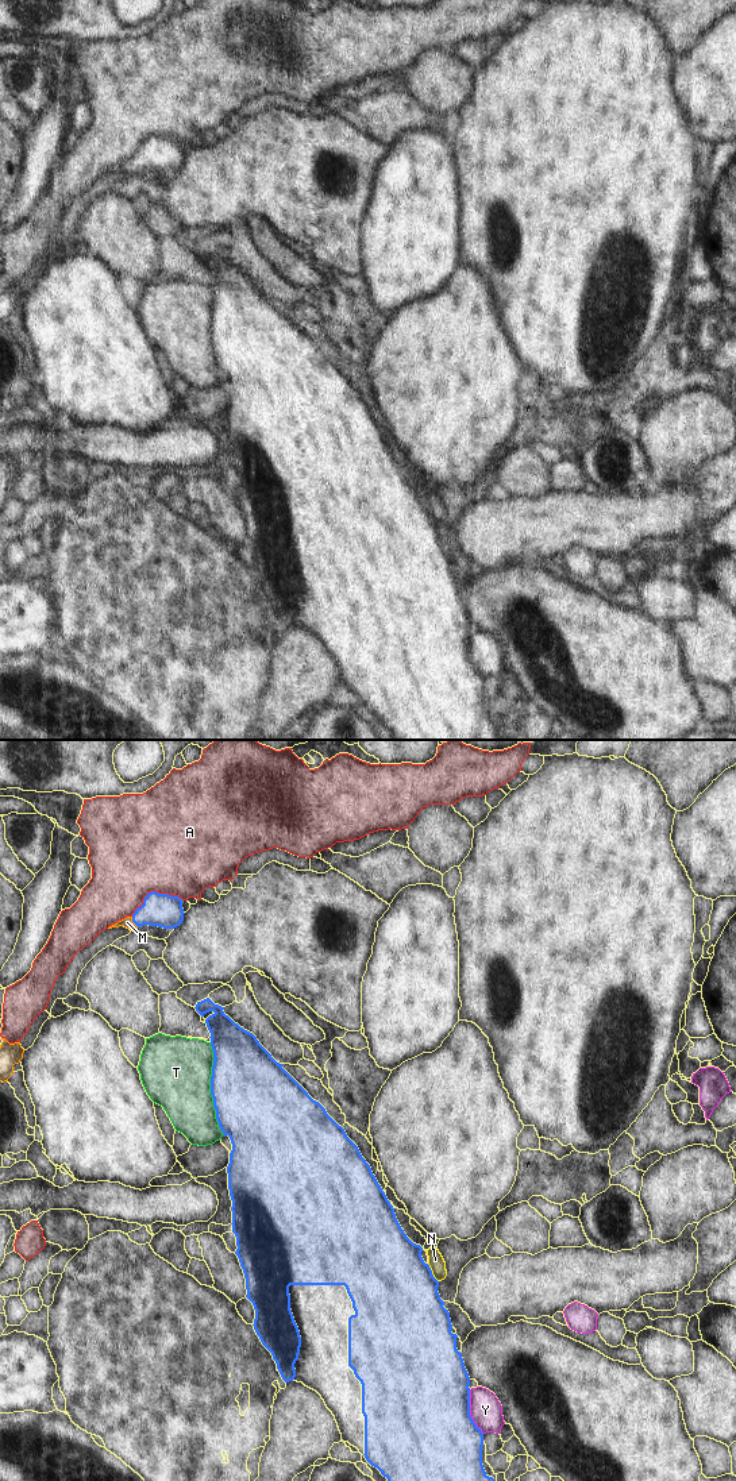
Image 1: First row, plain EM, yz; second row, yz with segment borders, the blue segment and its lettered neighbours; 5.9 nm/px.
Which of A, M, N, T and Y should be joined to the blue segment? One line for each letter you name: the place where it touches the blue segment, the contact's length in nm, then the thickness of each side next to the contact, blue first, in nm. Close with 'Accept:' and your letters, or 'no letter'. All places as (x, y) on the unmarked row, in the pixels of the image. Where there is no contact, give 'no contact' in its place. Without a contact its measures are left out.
M: meets blue in yz at (134, 166); contact 80 nm long; 200 nm thick on the blue side, 70 nm on the other
Accept: M

